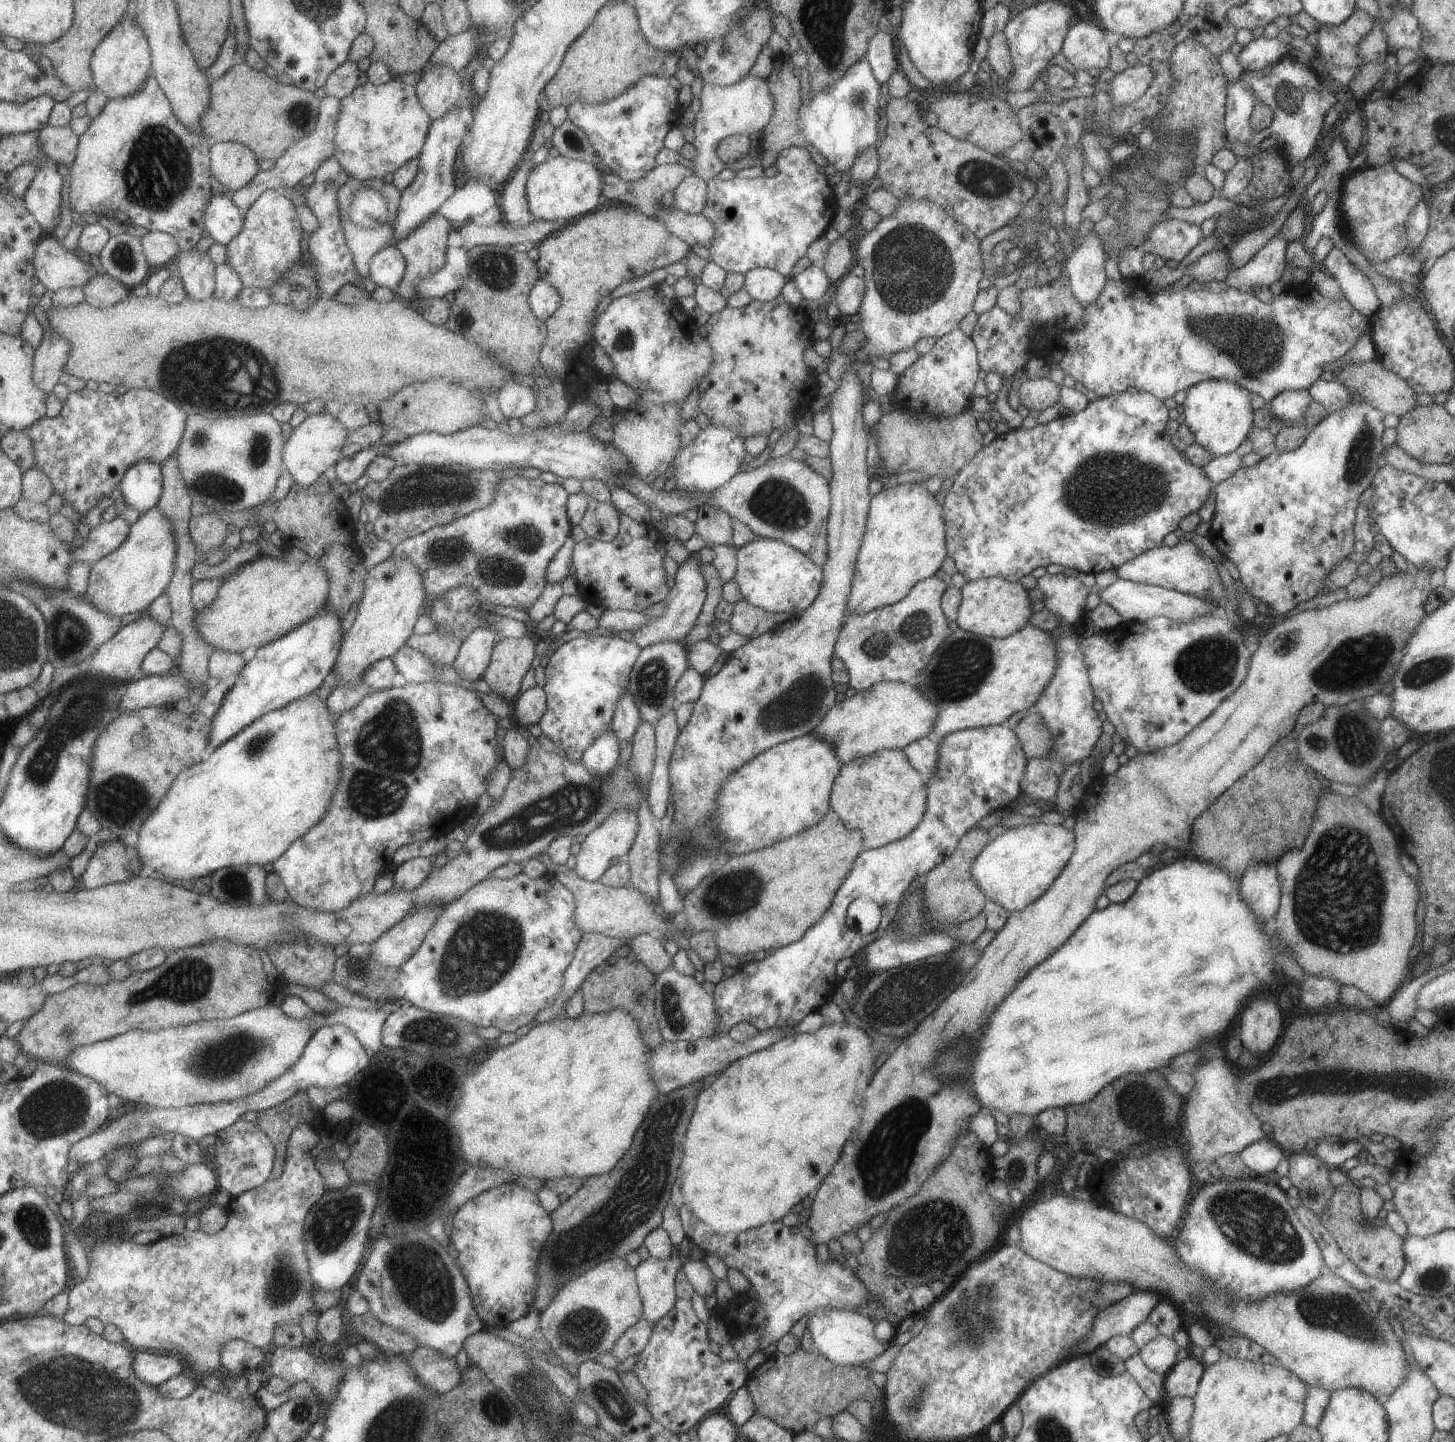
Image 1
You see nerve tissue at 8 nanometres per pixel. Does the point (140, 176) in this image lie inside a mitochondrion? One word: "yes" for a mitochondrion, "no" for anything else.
yes

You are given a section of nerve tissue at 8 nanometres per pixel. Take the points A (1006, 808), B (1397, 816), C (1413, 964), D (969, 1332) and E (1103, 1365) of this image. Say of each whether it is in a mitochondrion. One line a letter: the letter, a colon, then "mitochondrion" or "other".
A: other
B: other
C: other
D: mitochondrion
E: other

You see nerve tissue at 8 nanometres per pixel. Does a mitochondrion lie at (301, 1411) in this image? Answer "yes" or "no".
yes

